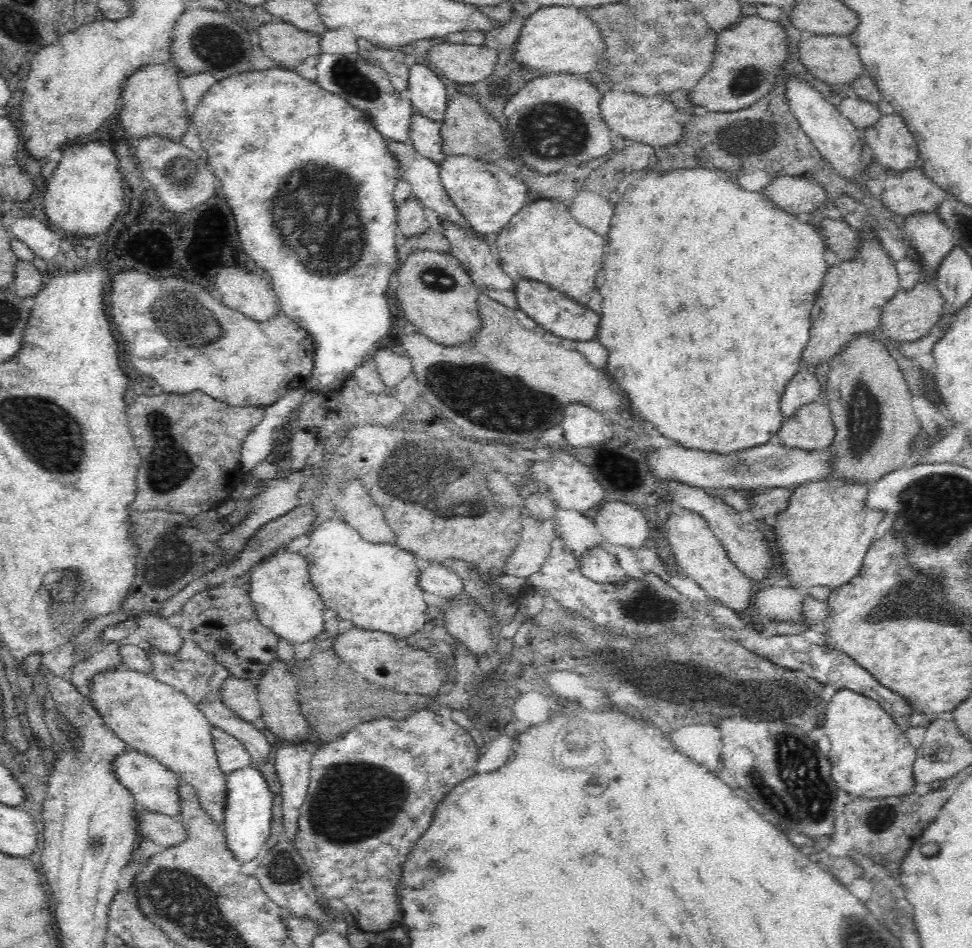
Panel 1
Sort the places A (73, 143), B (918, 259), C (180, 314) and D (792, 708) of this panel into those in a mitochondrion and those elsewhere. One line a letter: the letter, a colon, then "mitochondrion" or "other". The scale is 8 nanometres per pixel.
A: other
B: other
C: mitochondrion
D: mitochondrion

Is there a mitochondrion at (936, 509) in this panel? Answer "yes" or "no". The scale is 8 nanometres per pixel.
yes

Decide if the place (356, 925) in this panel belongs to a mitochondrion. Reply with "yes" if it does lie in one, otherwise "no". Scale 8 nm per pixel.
no

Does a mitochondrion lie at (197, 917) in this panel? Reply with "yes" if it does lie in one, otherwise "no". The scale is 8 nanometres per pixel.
yes

